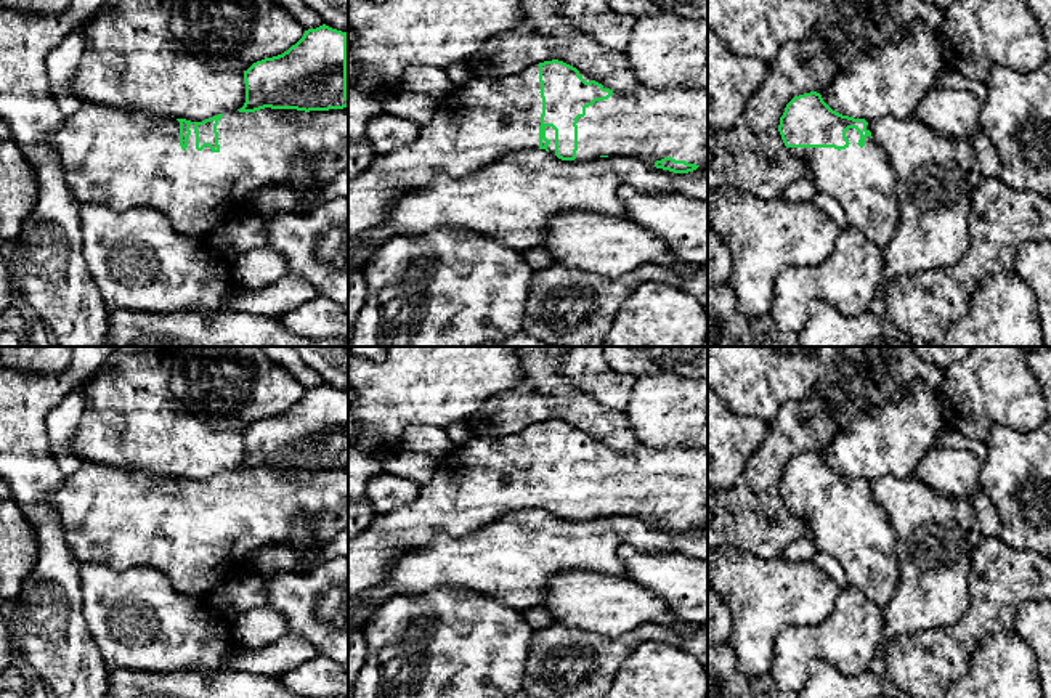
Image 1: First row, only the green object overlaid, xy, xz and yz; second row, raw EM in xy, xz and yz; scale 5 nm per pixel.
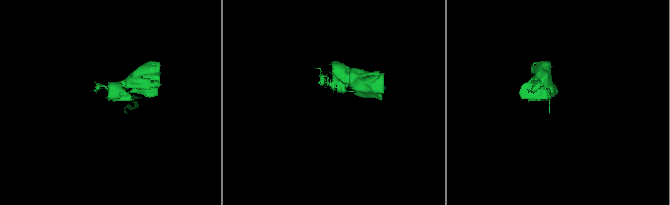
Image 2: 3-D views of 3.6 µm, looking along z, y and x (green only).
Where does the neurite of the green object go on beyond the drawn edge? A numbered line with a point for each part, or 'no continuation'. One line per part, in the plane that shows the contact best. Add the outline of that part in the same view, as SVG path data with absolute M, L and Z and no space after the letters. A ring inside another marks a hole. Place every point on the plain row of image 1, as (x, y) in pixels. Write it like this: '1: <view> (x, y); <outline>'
1: xy (117, 517); M83 461L75 472L64 478L59 489L47 499L56 509L64 528L66 544L80 563L98 563L116 571L154 566L170 579L175 590L199 599L205 599L225 579L244 574L249 555L266 544L306 546L318 538L324 546L340 530L348 528L348 465L310 472L271 467L255 472L228 470L217 485L218 512L213 512L209 505L197 510L194 483L189 485L189 489L188 507L183 510L177 478L140 469Z

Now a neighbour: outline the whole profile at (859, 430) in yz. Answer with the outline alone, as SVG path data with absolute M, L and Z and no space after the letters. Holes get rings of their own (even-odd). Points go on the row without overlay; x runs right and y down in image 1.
M918 380L907 395L865 411L842 428L820 454L833 470L854 478L865 478L868 483L884 475L911 478L942 428L940 395Z

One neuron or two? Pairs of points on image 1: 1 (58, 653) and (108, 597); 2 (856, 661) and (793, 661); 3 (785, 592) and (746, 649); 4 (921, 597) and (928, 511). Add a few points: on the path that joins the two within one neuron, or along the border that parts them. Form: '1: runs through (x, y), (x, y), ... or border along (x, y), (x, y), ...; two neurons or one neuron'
1: border along (79, 584), (84, 621), (101, 655); two neurons
2: runs through (839, 650), (809, 650); one neuron
3: runs through (771, 607), (756, 621), (754, 634); one neuron
4: runs through (923, 576), (923, 549), (928, 531); one neuron

